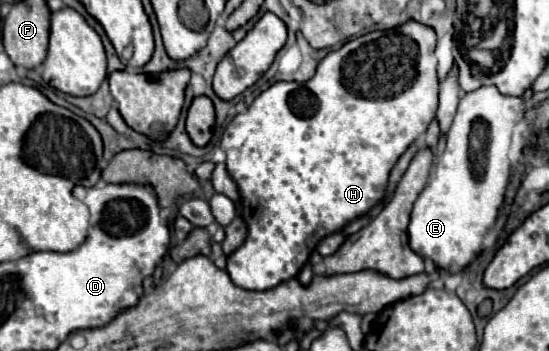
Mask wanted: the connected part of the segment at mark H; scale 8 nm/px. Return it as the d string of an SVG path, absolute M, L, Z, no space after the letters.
M414 20L388 32L368 32L328 52L308 82L276 82L256 96L246 112L232 118L220 146L226 152L228 172L240 188L242 218L248 226L244 244L228 256L226 270L236 286L268 290L294 278L322 238L364 216L384 196L390 170L436 116L438 60L434 46L434 30Z

